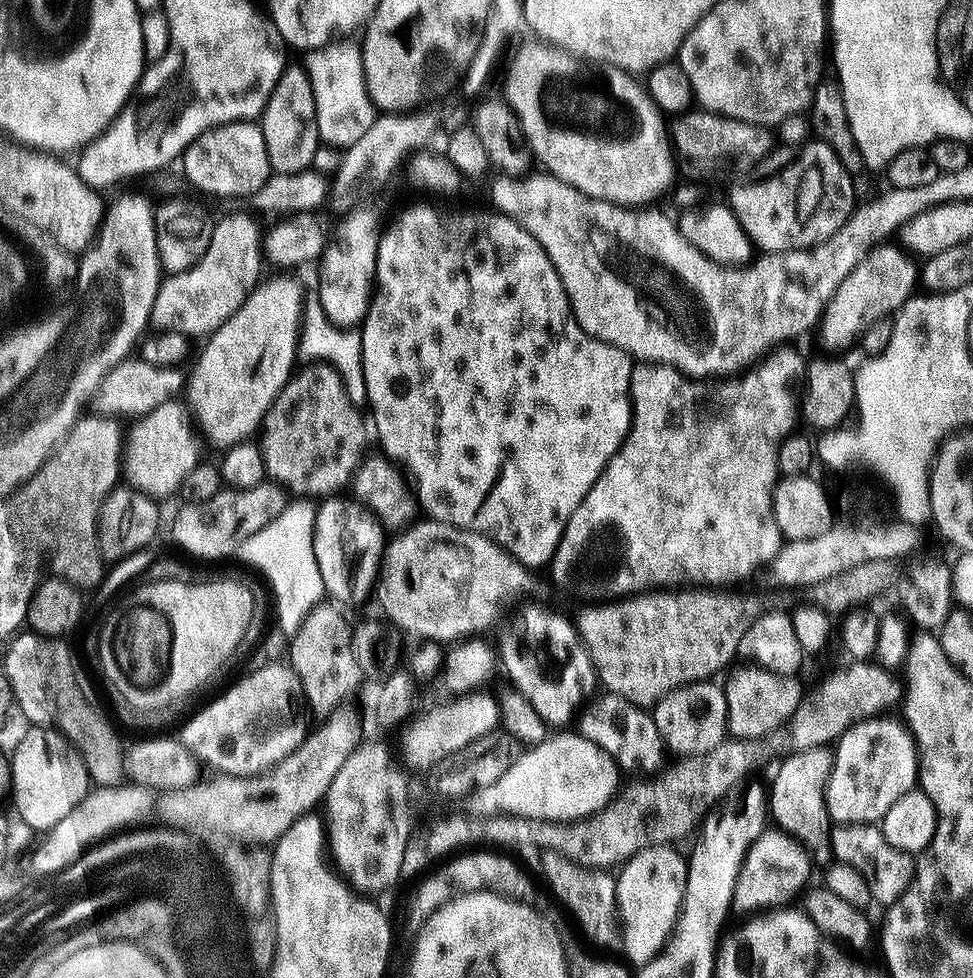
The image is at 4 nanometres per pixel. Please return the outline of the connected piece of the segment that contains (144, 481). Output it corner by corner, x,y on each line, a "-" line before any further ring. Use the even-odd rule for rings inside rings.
170,399
167,402
165,402
165,404
163,404
162,406
158,406
154,410
150,410
148,413
145,414
145,416
139,417
139,419
137,419
135,423
133,423
136,425
134,425
133,428
129,430
129,432
127,429
126,439
123,441
122,444
122,476
123,479
124,476
126,479
128,479
125,480
127,487
134,488
137,492
141,492
142,494
146,494
147,496
151,496
153,498
161,498
160,496
168,496
171,494
171,492
176,491
179,493
181,491
185,478
187,478
187,476
190,474
190,470
194,470
194,466
198,462
198,456
196,456
197,437
194,435
194,432
194,437
192,437
192,432
190,429
188,429
187,422
184,421
185,409
183,407
181,407
182,409
180,409
179,406
176,405
176,403
177,401
175,399

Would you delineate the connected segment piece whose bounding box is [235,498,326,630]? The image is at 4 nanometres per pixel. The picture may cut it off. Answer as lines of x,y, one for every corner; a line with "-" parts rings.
300,498
289,503
287,508
262,530
250,534
236,548
235,555
241,556
248,564
253,564
268,579
272,592
276,595
276,616
279,627
295,630
302,626
306,614
325,599
326,585
318,570
318,558
314,558
314,526
317,505
311,499

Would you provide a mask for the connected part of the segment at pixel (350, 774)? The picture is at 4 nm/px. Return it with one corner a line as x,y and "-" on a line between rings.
364,747
354,749
350,758
346,758
342,770
338,770
334,782
330,782
326,797
326,840
330,845
330,860
335,871
357,893
372,894
368,892
380,892
396,879
401,879
400,867
408,840
406,836
396,836
390,823
388,840
378,838
386,832
386,768
390,766
390,770
395,770
397,765
386,749

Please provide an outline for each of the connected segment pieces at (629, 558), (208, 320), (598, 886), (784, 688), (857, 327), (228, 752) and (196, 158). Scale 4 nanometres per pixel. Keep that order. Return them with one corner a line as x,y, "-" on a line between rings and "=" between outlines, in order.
781,346
768,353
763,360
747,369
739,378
720,378
715,382
705,382
700,378
689,378
671,366
640,362
632,370
632,428
620,449
604,467
604,473
594,482
594,486
582,498
578,510
566,522
566,530
550,561
552,580
564,592
584,600
580,602
615,602
633,594
644,594
649,590
664,590
669,586
732,586
747,576
752,576
760,567
771,565
780,553
782,537
778,522
774,518
772,495
780,476
780,443
793,435
796,424
798,400
792,397
788,383
796,375
803,373
803,360
792,346
=
232,214
213,225
206,254
190,270
171,273
160,283
151,307
149,329
206,338
236,313
261,279
262,234
246,214
=
541,851
540,858
539,875
544,875
549,890
576,919
577,926
584,931
583,939
588,939
600,948
609,948
610,951
619,953
622,948
622,925
616,907
616,876
608,870
584,868
557,852
=
744,666
723,685
728,706
728,732
739,739
758,738
770,734
776,728
783,728
798,710
800,700
806,693
796,676
779,676
765,668
=
898,246
888,247
873,248
829,298
818,324
818,333
826,347
848,348
855,345
870,325
899,312
913,295
912,287
918,284
918,268
912,265
913,257
=
284,662
249,671
249,676
232,684
217,700
196,712
178,733
203,765
210,764
224,776
258,776
280,764
308,735
309,709
304,688
295,669
=
237,122
234,124
220,124
217,128
204,132
183,154
184,172
189,180
204,192
213,192
216,196
244,196
251,198
259,188
268,181
270,169
266,142
262,138
262,130
256,122

